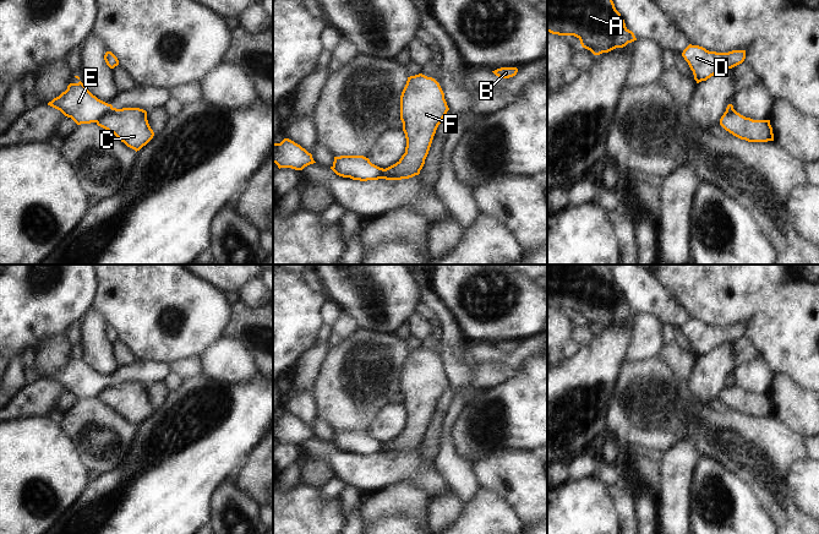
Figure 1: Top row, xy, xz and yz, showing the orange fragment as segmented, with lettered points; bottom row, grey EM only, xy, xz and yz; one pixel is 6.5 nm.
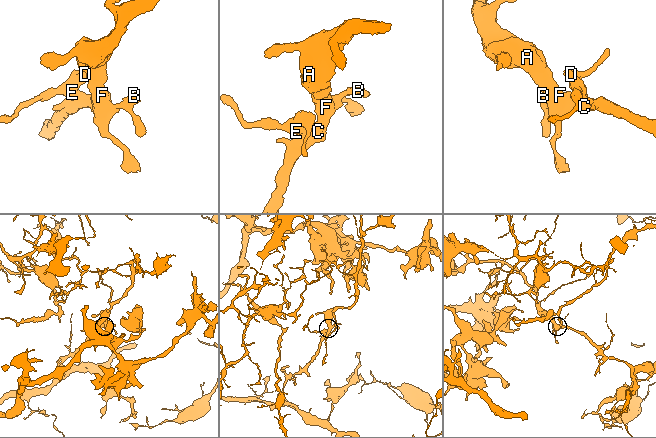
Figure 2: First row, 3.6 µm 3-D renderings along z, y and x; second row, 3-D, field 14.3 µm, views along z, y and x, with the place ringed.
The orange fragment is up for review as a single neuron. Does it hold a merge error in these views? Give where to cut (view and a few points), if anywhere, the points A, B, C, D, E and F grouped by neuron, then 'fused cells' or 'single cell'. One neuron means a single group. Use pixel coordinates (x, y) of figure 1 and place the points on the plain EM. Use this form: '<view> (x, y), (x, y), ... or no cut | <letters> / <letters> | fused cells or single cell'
xy (113, 382), (96, 396) | A B C F / D E | fused cells

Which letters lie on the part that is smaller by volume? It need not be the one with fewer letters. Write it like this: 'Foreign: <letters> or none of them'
Foreign: D, E

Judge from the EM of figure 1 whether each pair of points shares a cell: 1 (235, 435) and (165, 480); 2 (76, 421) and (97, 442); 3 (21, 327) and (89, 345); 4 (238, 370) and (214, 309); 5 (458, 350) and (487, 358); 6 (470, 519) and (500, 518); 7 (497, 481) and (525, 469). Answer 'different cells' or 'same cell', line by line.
1: same cell
2: same cell
3: different cells
4: different cells
5: different cells
6: same cell
7: same cell

